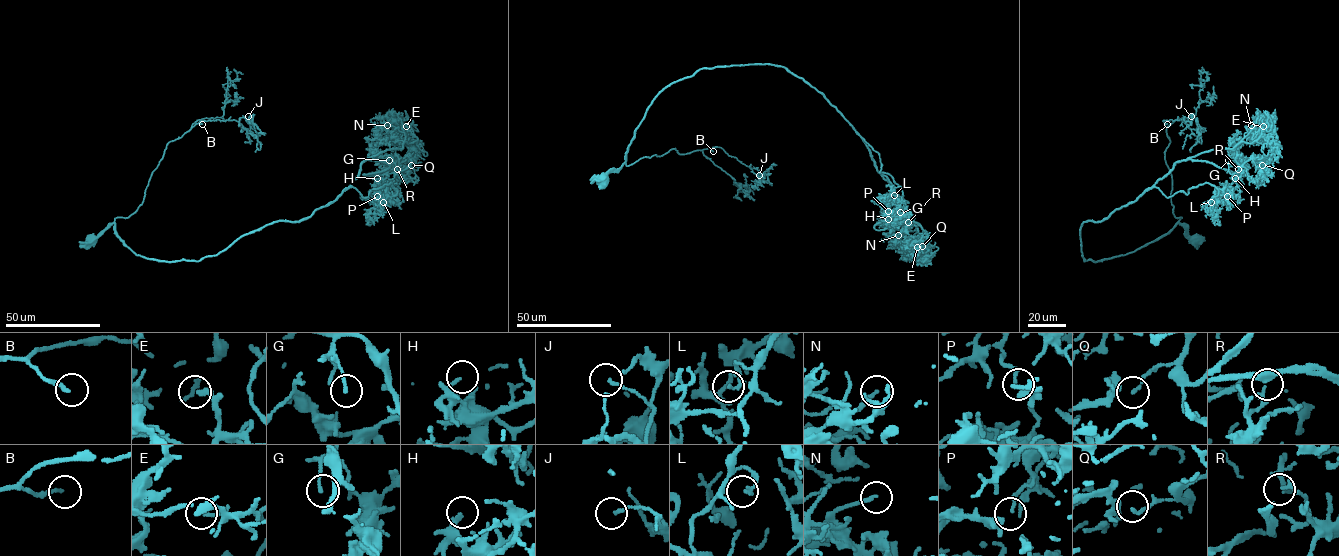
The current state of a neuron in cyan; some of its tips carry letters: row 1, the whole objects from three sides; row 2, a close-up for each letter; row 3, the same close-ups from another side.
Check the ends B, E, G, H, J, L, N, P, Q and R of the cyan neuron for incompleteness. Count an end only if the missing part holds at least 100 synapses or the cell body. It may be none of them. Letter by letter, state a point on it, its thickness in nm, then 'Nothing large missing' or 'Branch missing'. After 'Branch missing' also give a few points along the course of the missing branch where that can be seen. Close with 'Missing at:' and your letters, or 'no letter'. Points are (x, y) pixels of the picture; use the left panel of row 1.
B: Place: (202, 124). Thickness 150 nm. Branch missing. Course of what is missing: (202, 124), (224, 126), (238, 111), (237, 93), (244, 89), (237, 71)
E: Place: (406, 126). Thickness 120 nm. Nothing large missing
G: Place: (389, 160). Thickness 150 nm. Nothing large missing
H: Place: (377, 178). Thickness 180 nm. Nothing large missing
J: Place: (248, 116). Thickness 130 nm. Nothing large missing
L: Place: (383, 202). Thickness 140 nm. Nothing large missing
N: Place: (387, 125). Thickness 150 nm. Branch missing. Course of what is missing: (387, 125), (394, 125), (394, 116), (372, 113)
P: Place: (377, 196). Thickness 100 nm. Nothing large missing
Q: Place: (411, 165). Thickness 130 nm. Nothing large missing
R: Place: (397, 169). Thickness 200 nm. Nothing large missing
Missing at: B, N

